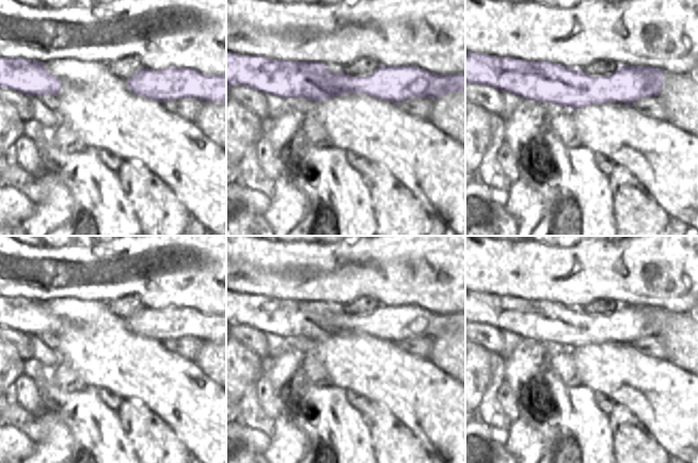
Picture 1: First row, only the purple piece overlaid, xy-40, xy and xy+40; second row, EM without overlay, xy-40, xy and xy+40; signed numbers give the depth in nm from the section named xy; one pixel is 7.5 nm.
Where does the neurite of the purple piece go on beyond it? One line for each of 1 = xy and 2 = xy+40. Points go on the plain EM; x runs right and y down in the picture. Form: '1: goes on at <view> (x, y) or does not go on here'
1: does not go on here
2: does not go on here

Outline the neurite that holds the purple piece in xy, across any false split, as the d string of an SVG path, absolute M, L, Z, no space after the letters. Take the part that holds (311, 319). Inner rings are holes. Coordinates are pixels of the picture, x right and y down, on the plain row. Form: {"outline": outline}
{"outline": "M226 290L226 325L235 324L245 324L282 337L305 337L315 341L342 333L367 333L398 344L408 337L434 339L450 331L465 331L465 312L438 314L416 305L379 305L371 314L352 316L344 309L331 312L322 301L290 301Z"}

